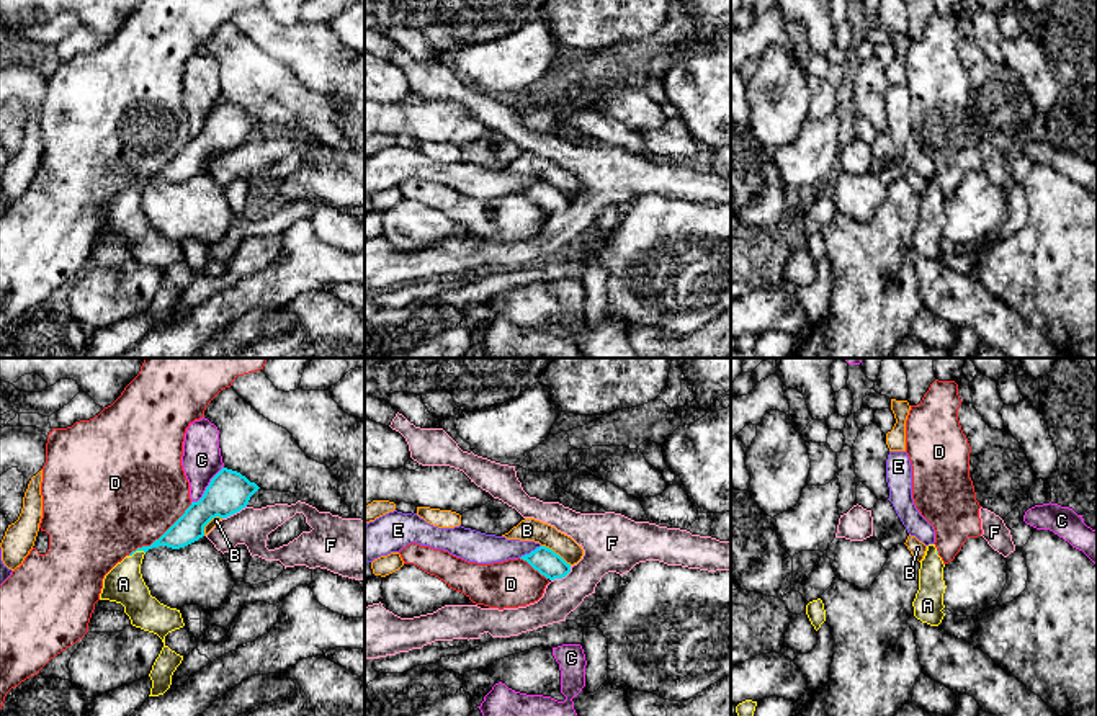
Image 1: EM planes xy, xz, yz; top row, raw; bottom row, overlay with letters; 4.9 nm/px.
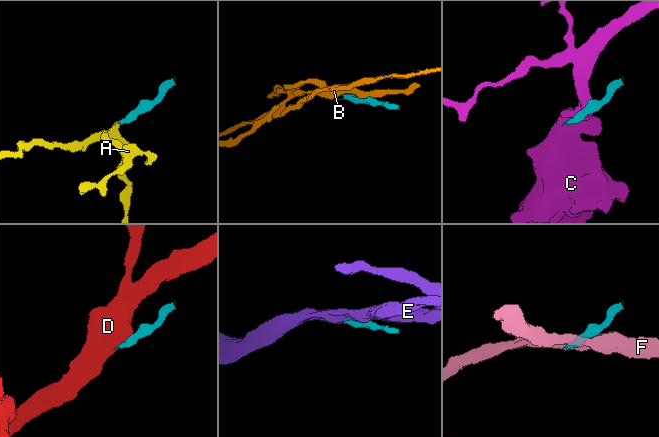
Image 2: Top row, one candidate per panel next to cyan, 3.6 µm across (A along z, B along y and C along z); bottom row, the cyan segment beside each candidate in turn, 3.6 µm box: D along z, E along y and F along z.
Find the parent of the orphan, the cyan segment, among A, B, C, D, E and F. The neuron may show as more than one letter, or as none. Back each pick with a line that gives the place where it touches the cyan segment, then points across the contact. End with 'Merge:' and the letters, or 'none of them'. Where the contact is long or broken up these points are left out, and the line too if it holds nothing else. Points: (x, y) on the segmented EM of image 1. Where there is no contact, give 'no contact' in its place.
A: contact xy (136, 550); way xy (183, 532), (144, 550), (136, 550), (136, 558), (123, 584)
Merge: A

